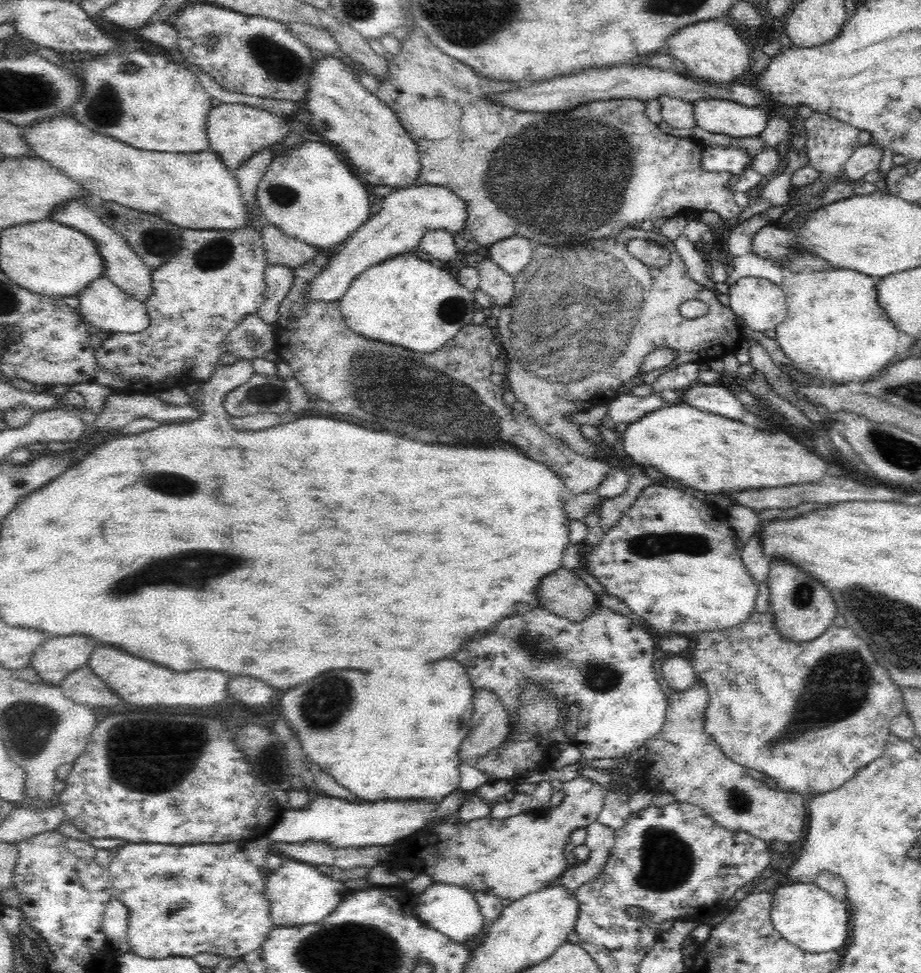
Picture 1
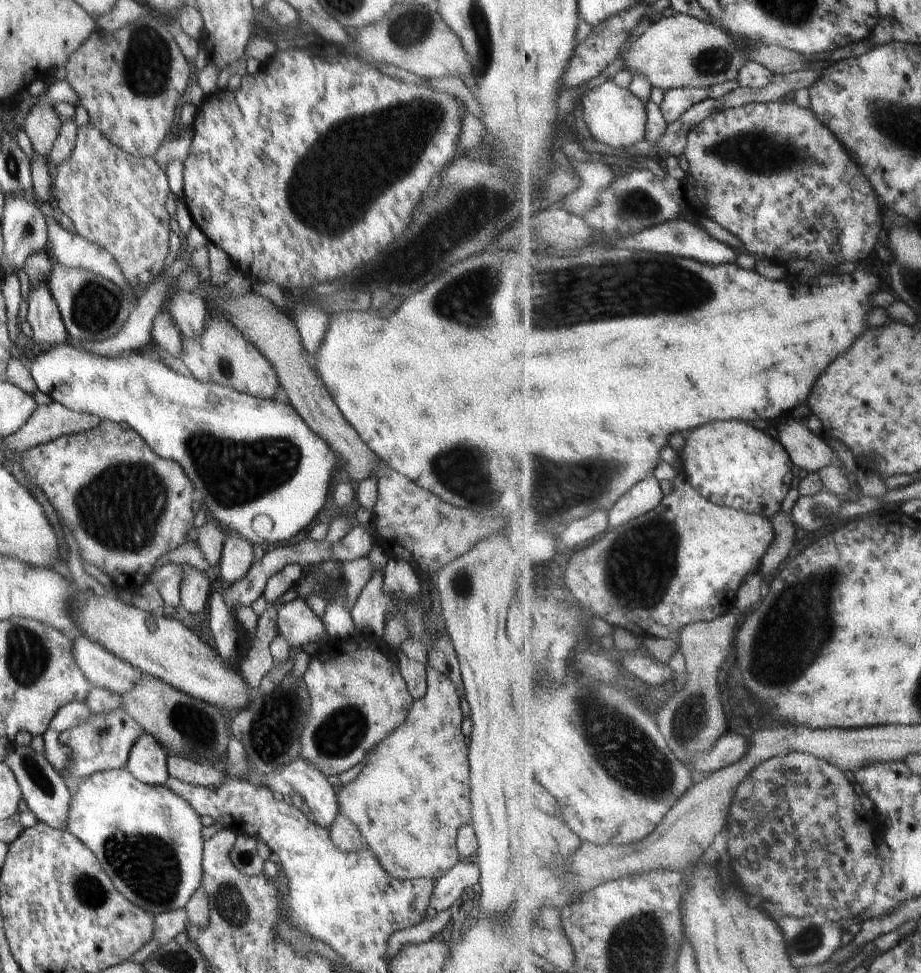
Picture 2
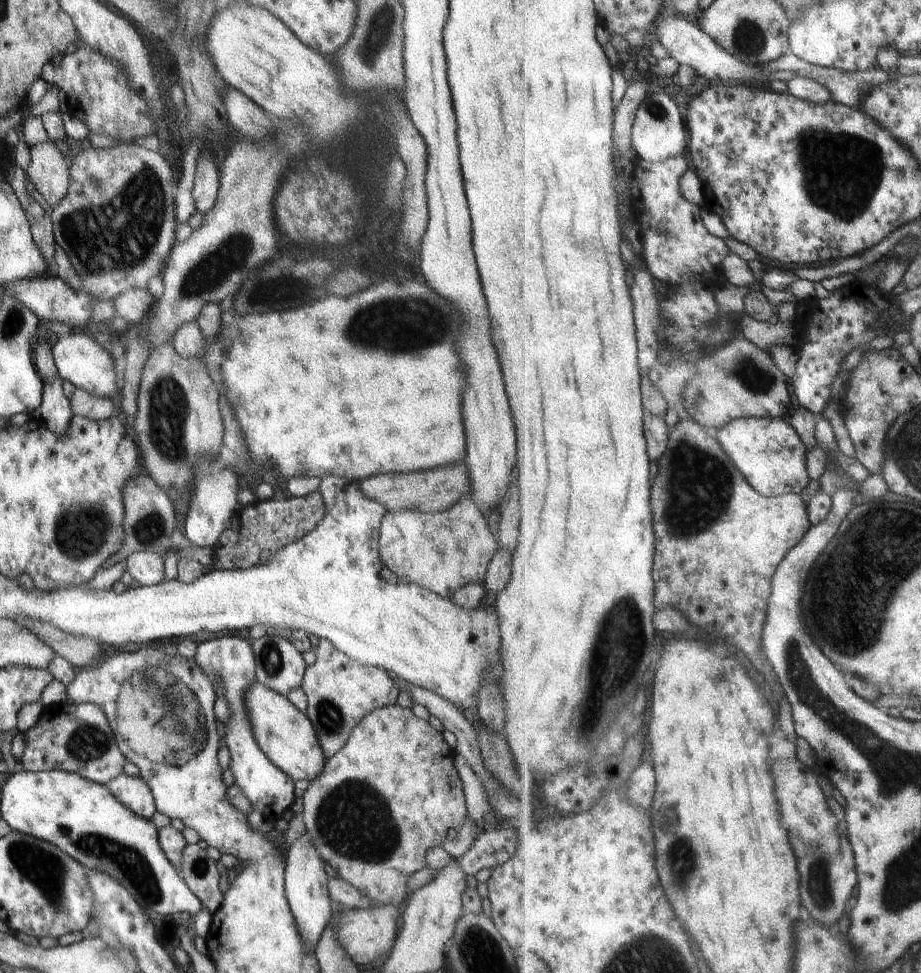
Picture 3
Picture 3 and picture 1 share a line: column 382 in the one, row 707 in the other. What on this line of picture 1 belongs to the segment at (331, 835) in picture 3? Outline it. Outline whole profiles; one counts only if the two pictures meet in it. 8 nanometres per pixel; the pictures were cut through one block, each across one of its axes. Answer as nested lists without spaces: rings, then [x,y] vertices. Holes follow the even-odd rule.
[[[752,612],[748,620],[726,630],[692,635],[696,647],[688,661],[710,694],[705,731],[730,760],[764,772],[786,792],[820,795],[844,786],[860,768],[880,758],[891,734],[890,722],[904,712],[903,692],[877,663],[870,647],[850,627],[834,624],[808,642],[794,642],[778,633],[774,613]]]

